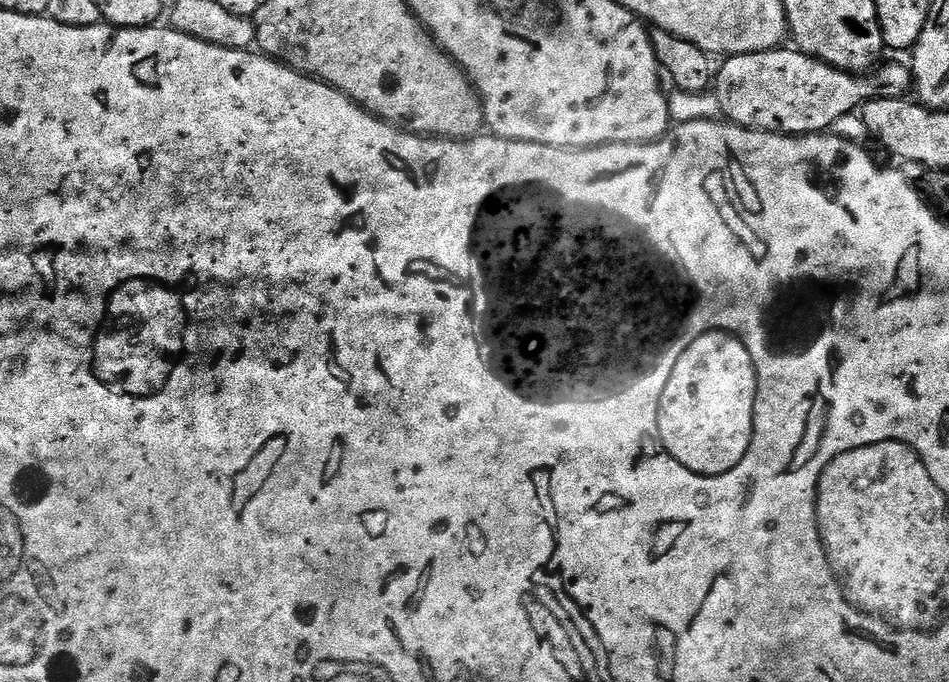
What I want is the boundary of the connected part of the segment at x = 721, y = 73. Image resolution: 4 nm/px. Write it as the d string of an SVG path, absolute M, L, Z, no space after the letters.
M792 46L771 48L765 52L751 52L729 56L719 65L714 76L714 91L723 119L759 132L782 132L785 136L808 136L812 132L828 132L838 118L855 113L868 100L877 96L907 97L914 88L911 67L904 64L881 63L867 74L844 72L826 61L818 60Z

